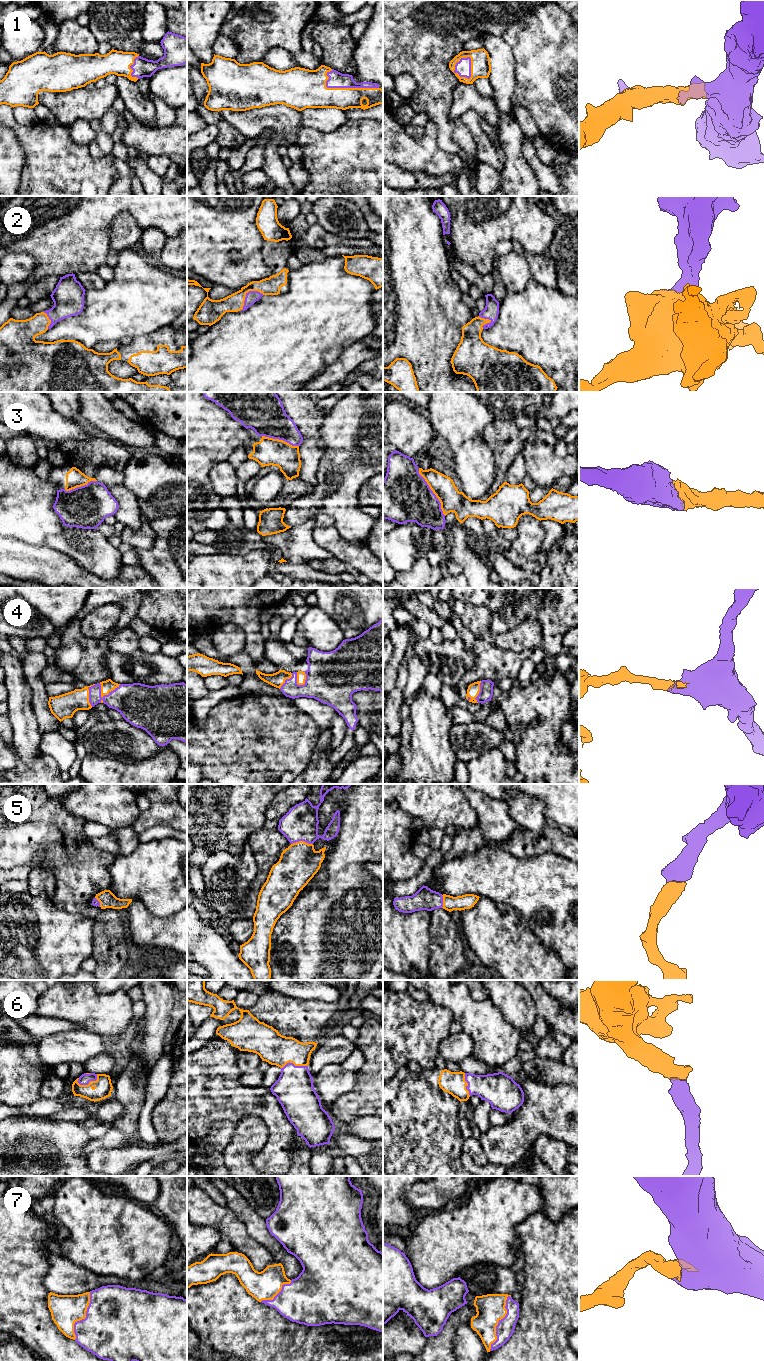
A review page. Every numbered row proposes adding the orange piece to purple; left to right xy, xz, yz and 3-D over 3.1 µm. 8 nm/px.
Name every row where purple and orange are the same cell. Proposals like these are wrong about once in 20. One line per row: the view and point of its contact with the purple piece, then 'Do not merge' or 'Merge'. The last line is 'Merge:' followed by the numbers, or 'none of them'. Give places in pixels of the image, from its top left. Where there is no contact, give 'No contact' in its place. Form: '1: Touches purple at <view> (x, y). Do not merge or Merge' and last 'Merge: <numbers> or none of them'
1: Touches purple at xz (346, 87). Merge
2: Touches purple at xz (246, 294). Merge
3: Touches purple at yz (434, 494). Merge
4: Touches purple at xy (109, 693). Merge
5: Touches purple at xz (301, 840). Merge
6: Touches purple at xy (88, 1083). Merge
7: Touches purple at yz (498, 1323). Merge
Merge: 1, 2, 3, 4, 5, 6, 7

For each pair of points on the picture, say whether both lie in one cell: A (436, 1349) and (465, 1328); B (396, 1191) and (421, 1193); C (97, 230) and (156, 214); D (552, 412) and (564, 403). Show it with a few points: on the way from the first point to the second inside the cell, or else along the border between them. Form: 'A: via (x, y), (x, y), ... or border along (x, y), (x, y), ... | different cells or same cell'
A: border along (467, 1321), (463, 1322), (456, 1330), (453, 1350) | different cells
B: border along (404, 1186), (404, 1199), (414, 1209) | different cells
C: via (109, 214), (117, 206), (140, 206) | same cell
D: via (555, 410), (561, 405) | same cell

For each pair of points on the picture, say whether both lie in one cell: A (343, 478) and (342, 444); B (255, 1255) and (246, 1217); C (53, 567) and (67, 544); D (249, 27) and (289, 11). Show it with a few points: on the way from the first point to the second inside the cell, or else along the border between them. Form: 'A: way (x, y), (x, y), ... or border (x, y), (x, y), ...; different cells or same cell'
A: way (343, 470), (343, 452); same cell
B: border (237, 1218), (244, 1225), (246, 1232), (270, 1251); different cells
C: border (47, 544), (72, 557), (81, 566); different cells
D: way (259, 28), (272, 28), (279, 21); same cell

